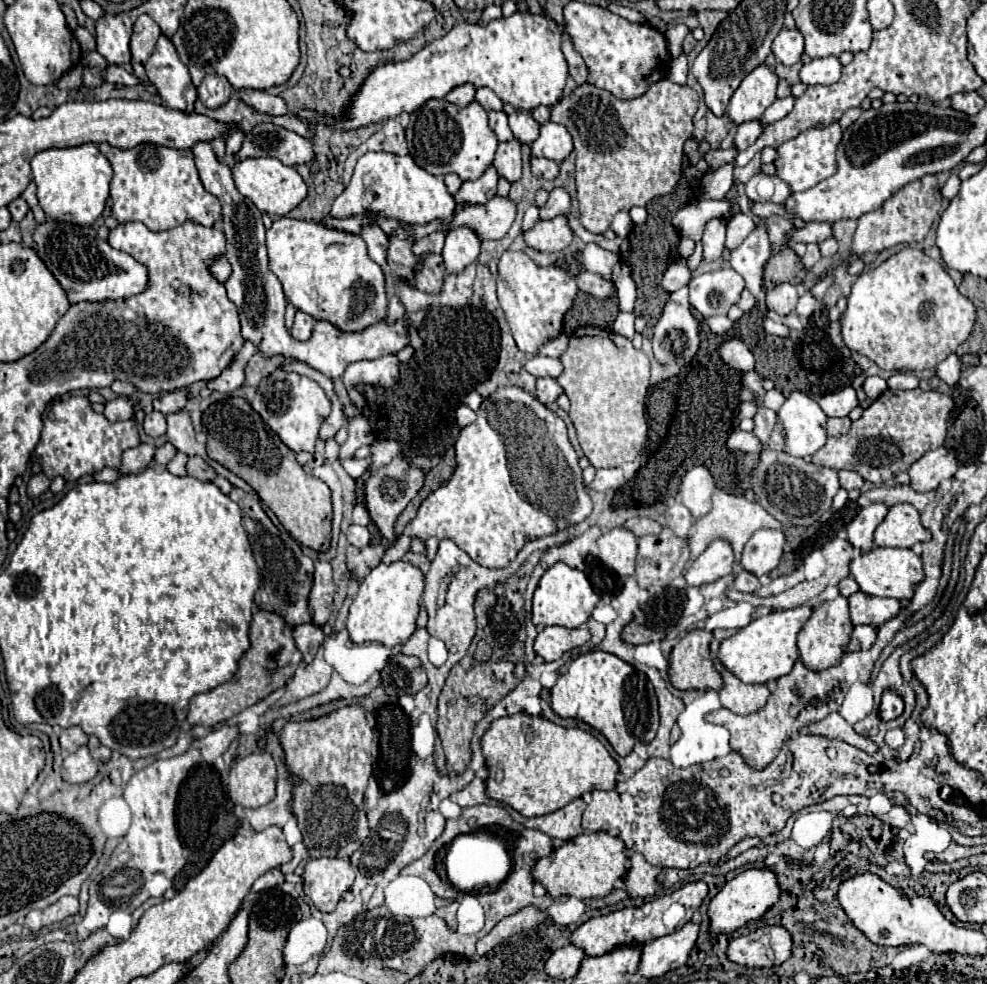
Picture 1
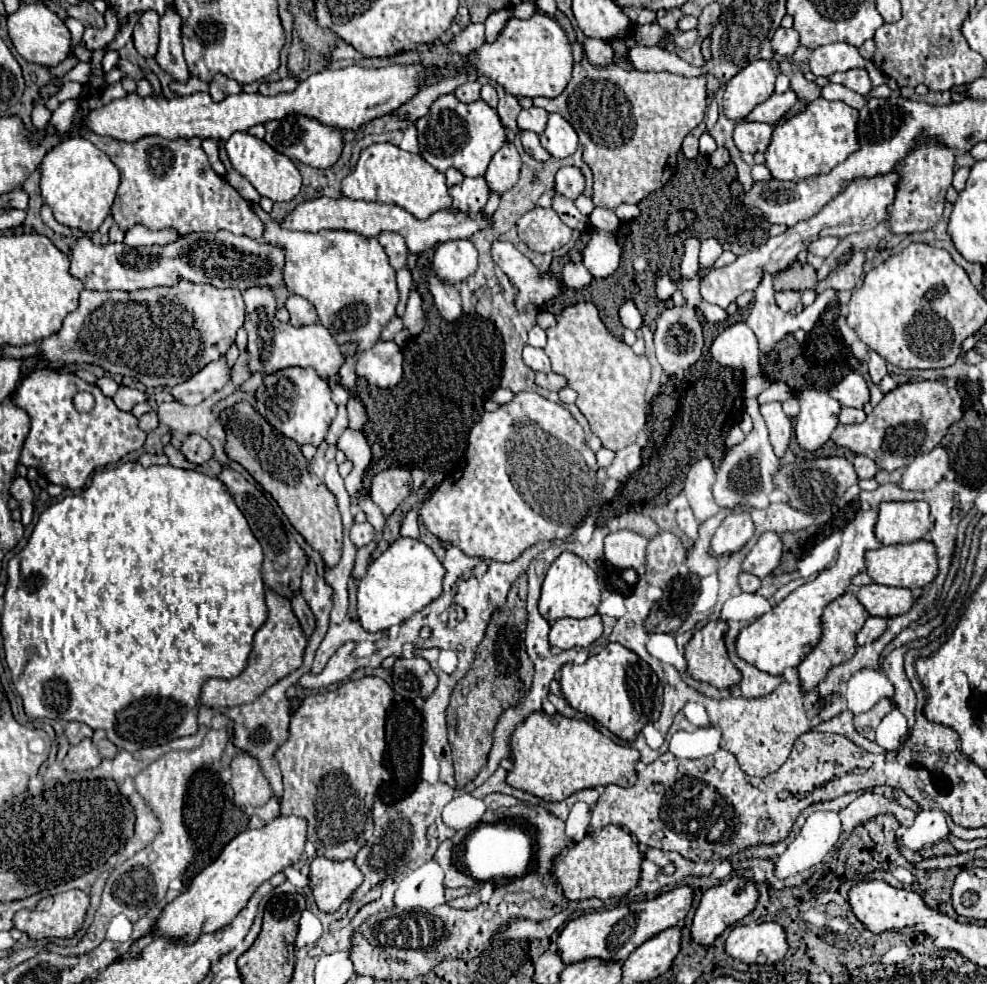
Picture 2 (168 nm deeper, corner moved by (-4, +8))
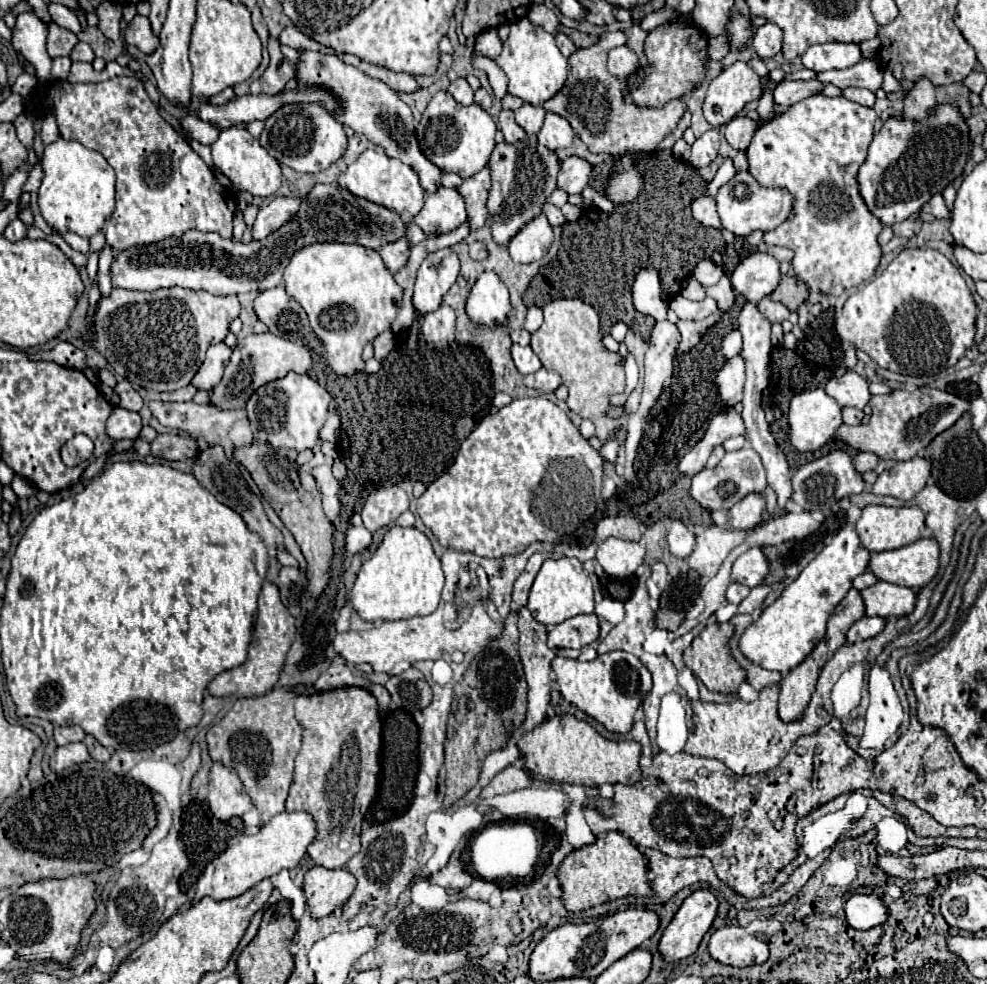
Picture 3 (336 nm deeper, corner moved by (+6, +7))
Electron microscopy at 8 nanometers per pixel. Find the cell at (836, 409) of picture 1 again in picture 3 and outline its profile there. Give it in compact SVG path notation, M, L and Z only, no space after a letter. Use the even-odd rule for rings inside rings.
M847 371L841 377L833 377L827 385L825 391L841 405L841 407L855 407L855 409L863 409L869 399L869 383L865 377L857 375L855 371Z

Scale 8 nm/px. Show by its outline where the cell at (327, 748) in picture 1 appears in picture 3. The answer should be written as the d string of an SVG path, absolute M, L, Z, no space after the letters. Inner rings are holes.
M343 687L311 697L297 697L295 717L303 727L303 749L295 763L295 783L287 797L287 811L307 811L317 821L317 839L309 845L309 857L325 869L341 869L359 851L359 831L365 809L361 803L371 803L377 791L379 747L381 747L381 717L377 699L363 687Z

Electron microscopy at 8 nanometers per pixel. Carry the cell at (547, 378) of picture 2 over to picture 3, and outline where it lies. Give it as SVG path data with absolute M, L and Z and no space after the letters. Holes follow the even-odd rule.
M539 369L537 373L525 375L523 381L525 381L527 387L543 391L543 393L551 393L561 385L561 377L557 373L553 373L553 371L547 371L547 369Z

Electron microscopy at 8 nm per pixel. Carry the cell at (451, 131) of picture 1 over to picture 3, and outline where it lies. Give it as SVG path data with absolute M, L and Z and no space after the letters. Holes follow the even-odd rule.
M439 91L427 105L421 123L419 137L425 143L423 153L445 173L457 173L463 179L479 173L493 153L495 147L495 121L479 105L459 105L447 91Z

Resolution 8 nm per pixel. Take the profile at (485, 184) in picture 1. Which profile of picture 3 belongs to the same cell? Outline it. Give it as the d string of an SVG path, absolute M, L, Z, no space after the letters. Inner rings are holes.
M439 187L437 193L425 199L423 209L413 217L415 225L419 225L425 233L445 235L465 223L465 203L457 189Z

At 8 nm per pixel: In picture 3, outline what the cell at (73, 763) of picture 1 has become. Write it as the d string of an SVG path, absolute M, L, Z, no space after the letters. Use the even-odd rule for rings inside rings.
M69 743L69 745L57 747L49 765L53 771L59 773L71 765L79 765L79 763L85 763L89 759L91 759L91 755L87 753L87 747L83 743Z

